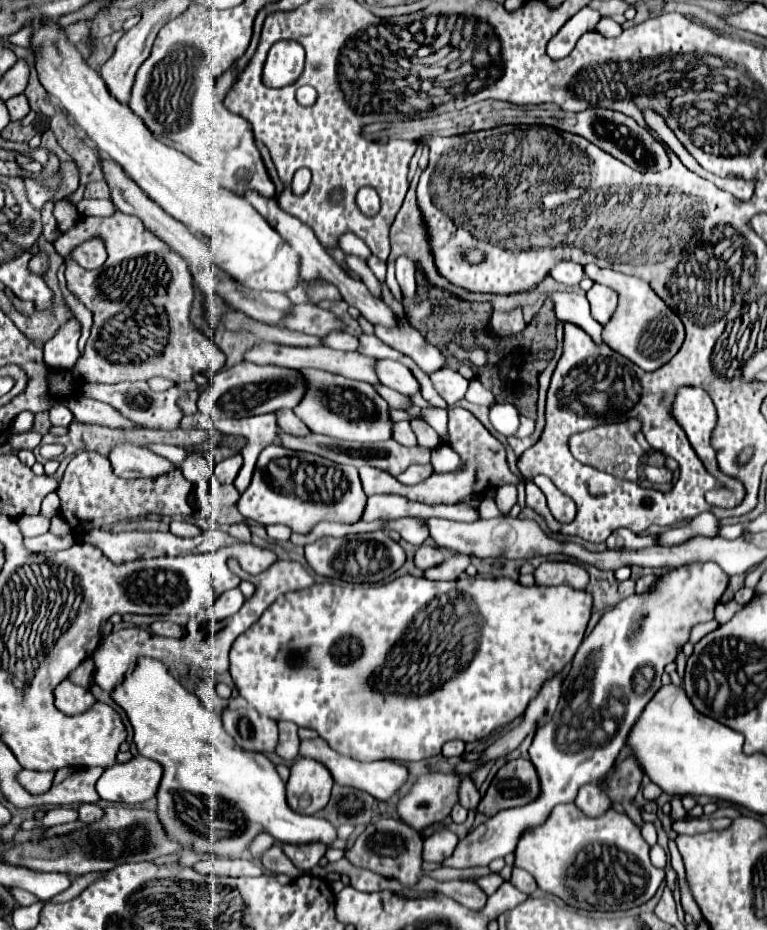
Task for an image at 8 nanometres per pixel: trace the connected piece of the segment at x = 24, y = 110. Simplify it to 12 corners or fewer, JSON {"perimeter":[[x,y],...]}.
{"perimeter":[[25,94],[9,98],[11,120],[21,120],[29,114]]}

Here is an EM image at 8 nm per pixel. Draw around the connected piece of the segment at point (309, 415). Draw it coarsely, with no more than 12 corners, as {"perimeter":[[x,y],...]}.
{"perimeter":[[323,370],[293,412],[311,432],[381,442],[389,406],[371,384]]}

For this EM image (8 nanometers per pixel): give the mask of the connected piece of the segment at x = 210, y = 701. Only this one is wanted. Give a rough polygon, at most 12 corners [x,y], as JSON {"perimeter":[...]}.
{"perimeter":[[215,676],[197,682],[197,696],[221,716],[229,700],[217,696]]}

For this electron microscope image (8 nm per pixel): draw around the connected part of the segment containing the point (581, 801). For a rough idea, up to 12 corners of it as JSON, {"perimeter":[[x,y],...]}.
{"perimeter":[[597,784],[579,788],[575,806],[587,816],[601,816],[611,800]]}

